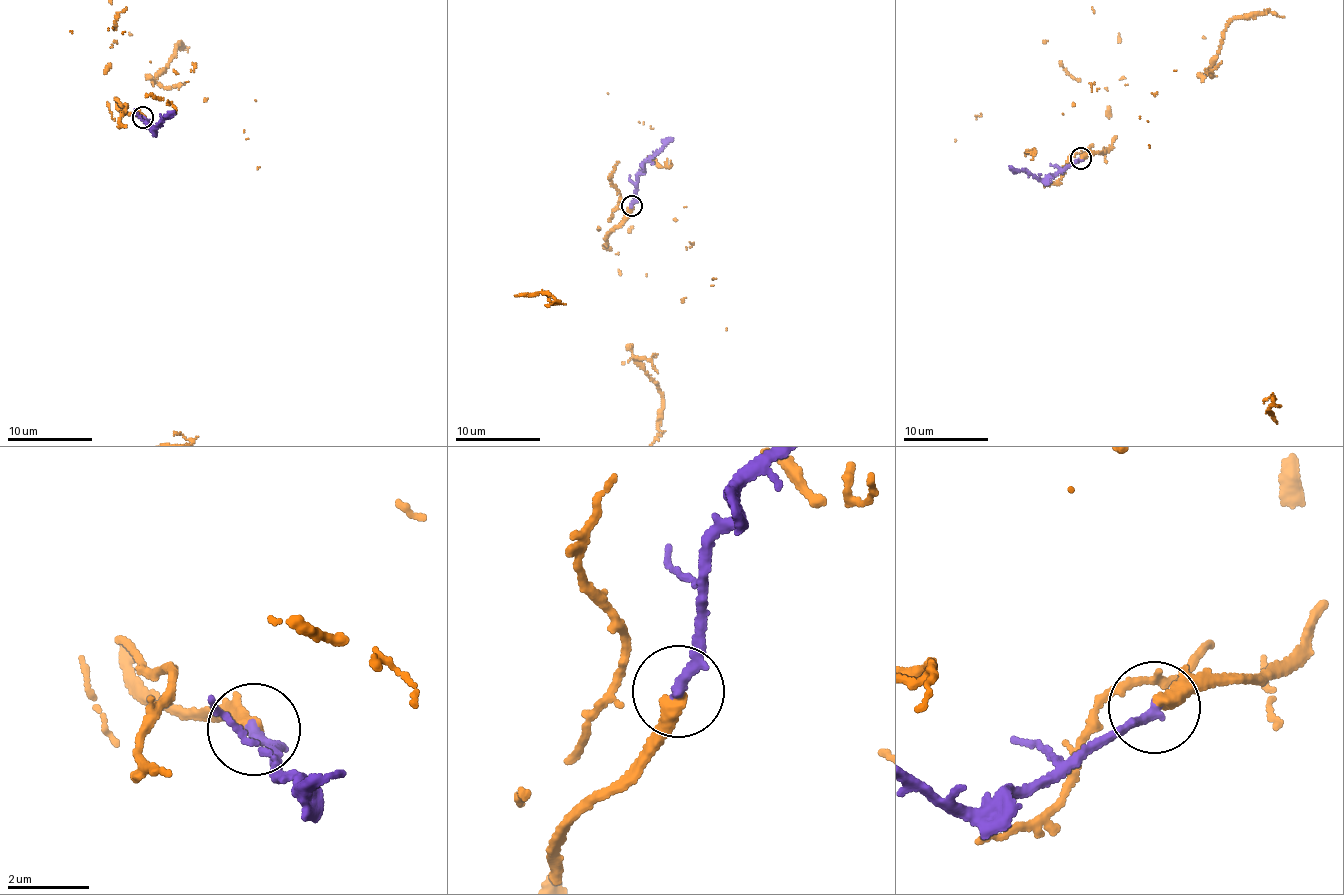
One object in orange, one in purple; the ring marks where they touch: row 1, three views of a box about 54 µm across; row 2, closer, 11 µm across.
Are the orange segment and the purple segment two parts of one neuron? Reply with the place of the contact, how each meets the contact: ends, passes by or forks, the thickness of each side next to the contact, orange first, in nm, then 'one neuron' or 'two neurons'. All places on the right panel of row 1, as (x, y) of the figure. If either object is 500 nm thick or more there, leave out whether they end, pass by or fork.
(1080, 158) | orange ends | purple ends | 400/280 nm | one neuron

